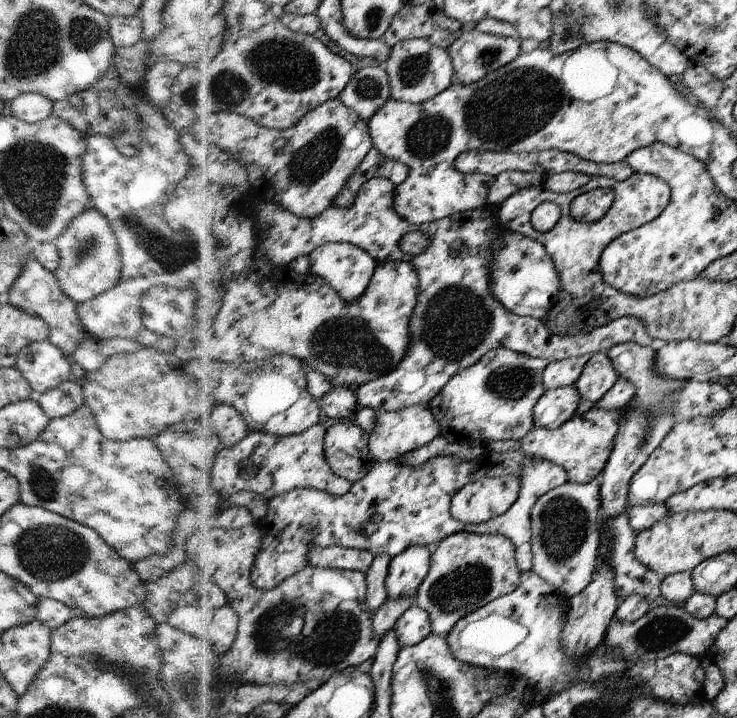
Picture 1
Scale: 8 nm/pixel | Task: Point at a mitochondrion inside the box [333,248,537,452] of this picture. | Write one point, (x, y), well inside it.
(454, 322)

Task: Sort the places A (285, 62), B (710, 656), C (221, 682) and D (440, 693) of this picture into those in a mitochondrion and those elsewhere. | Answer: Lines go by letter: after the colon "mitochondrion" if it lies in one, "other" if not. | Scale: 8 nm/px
A: mitochondrion
B: other
C: other
D: mitochondrion

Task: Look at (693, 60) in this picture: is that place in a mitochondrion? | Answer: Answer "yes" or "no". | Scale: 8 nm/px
no

